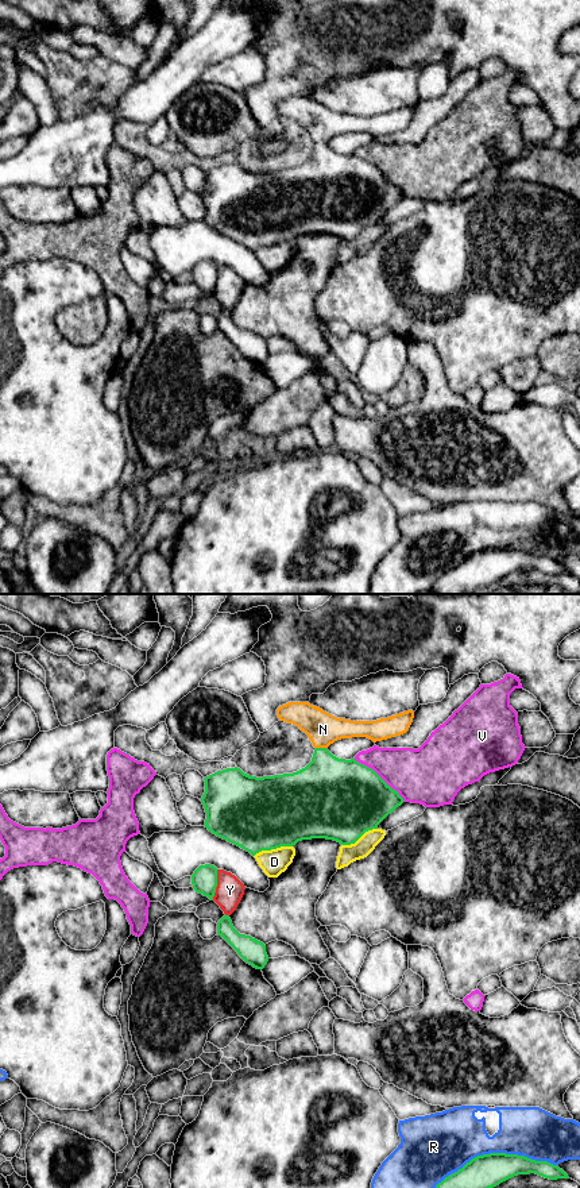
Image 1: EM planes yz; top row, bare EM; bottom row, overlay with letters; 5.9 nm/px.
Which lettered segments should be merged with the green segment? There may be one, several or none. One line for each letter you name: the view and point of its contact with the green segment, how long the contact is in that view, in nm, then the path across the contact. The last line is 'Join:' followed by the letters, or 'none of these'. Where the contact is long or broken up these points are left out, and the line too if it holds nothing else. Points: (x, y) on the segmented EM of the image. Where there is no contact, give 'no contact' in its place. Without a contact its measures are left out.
N: contact yz (321, 748); length 60 nm
Join: N

